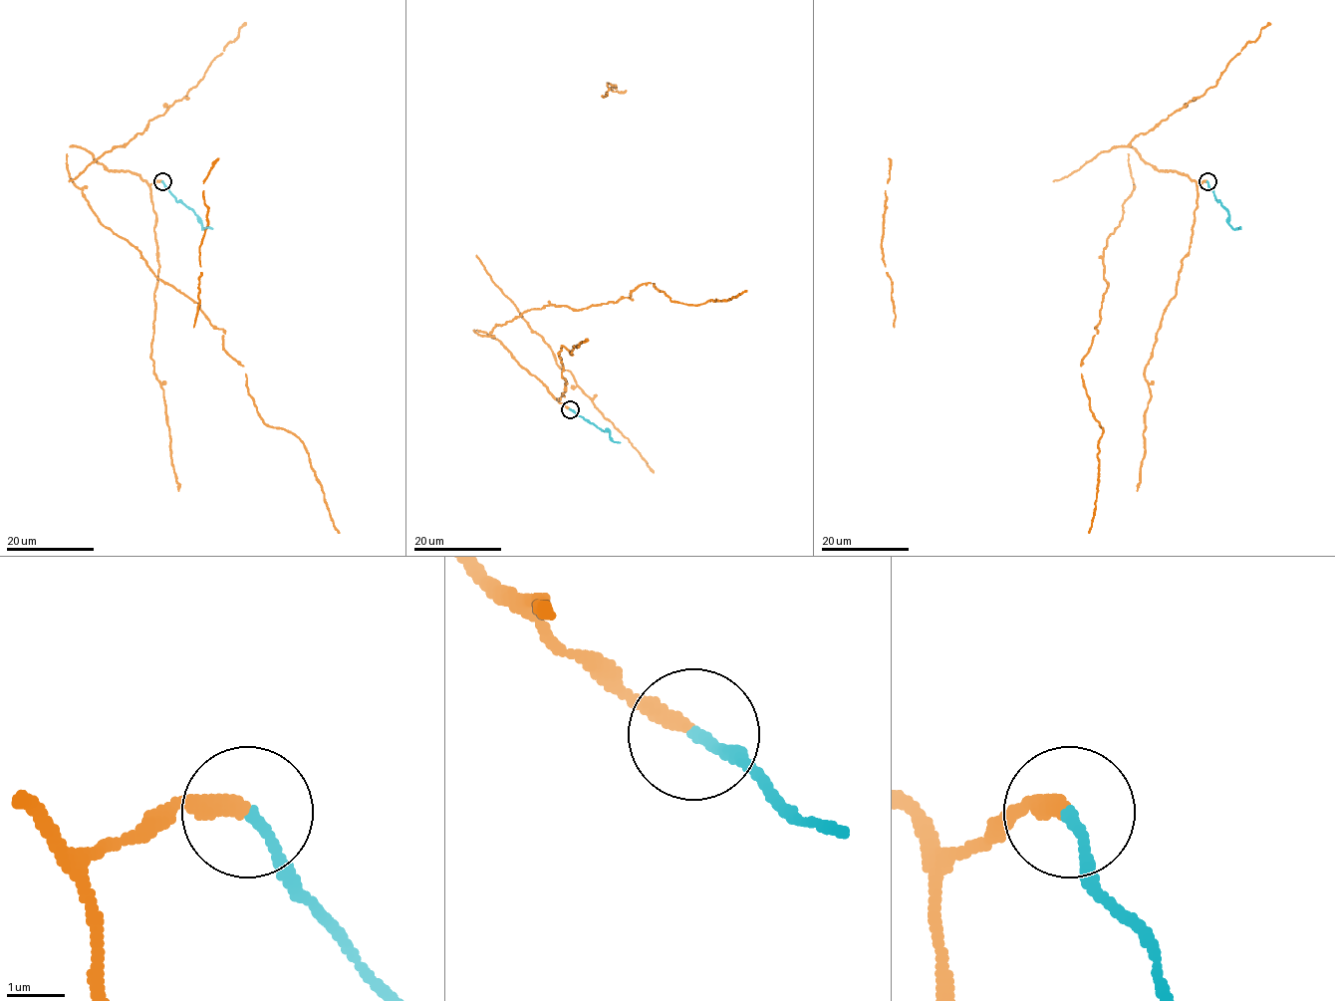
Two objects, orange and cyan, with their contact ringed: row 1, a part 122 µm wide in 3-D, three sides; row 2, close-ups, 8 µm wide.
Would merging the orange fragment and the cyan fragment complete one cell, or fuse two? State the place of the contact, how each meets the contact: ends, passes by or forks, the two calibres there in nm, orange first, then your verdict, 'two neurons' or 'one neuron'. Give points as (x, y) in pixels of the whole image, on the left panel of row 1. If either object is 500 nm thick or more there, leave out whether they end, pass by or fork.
at (162, 181); orange ends there; cyan ends there; 300 nm thick on the orange side, 180 nm on the other; one neuron

